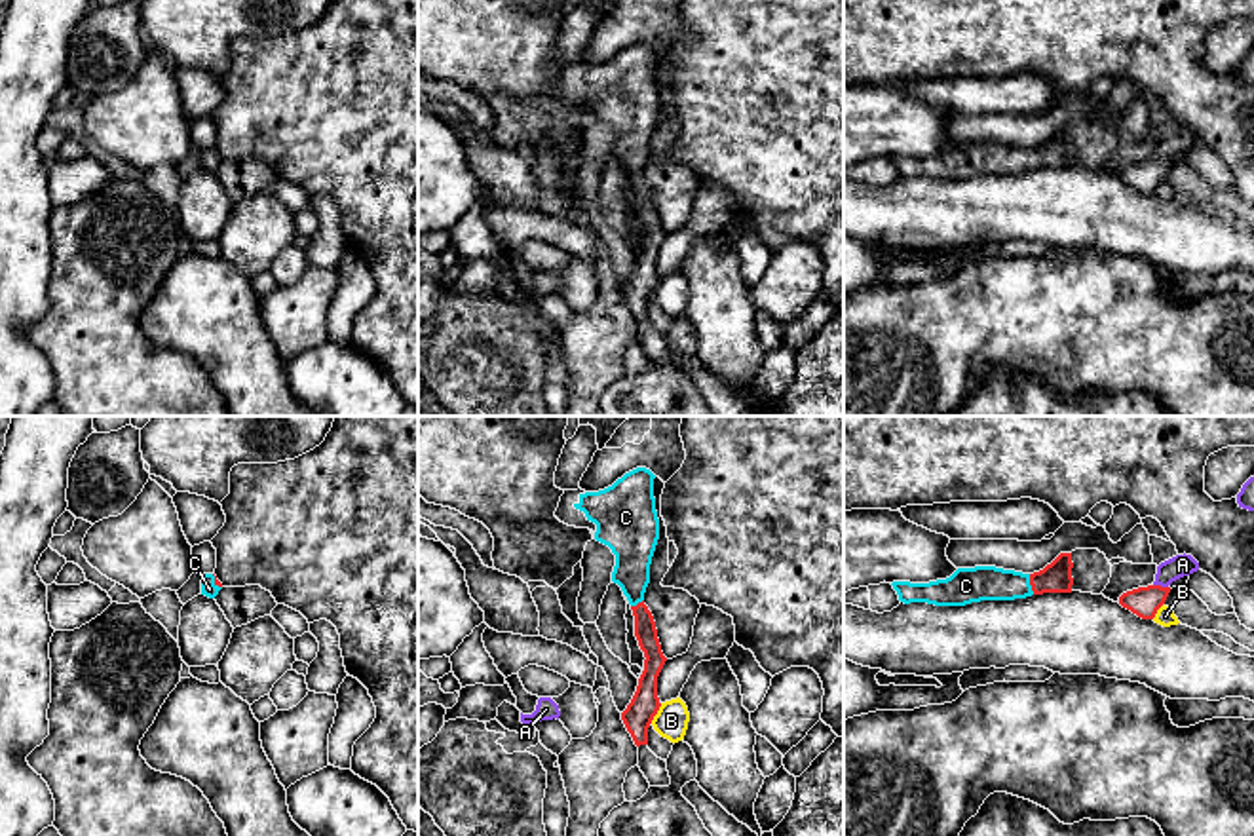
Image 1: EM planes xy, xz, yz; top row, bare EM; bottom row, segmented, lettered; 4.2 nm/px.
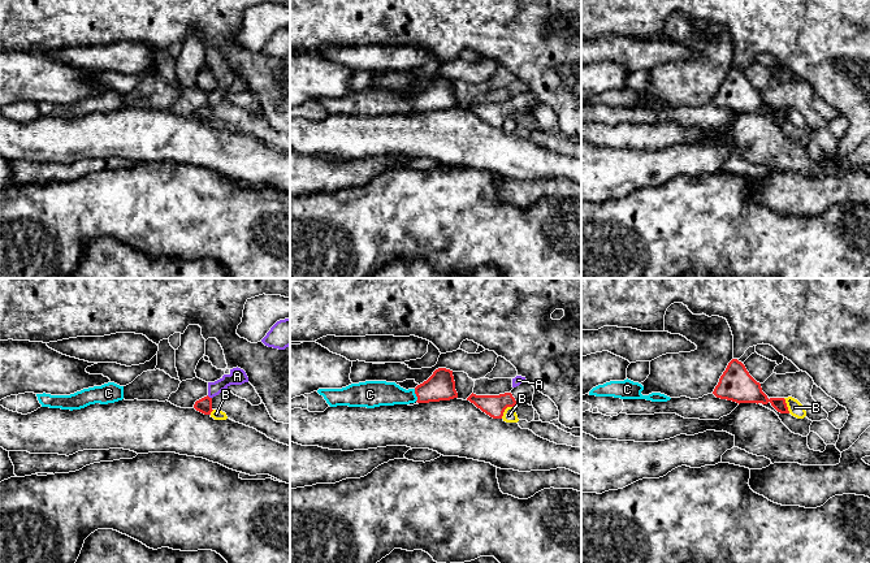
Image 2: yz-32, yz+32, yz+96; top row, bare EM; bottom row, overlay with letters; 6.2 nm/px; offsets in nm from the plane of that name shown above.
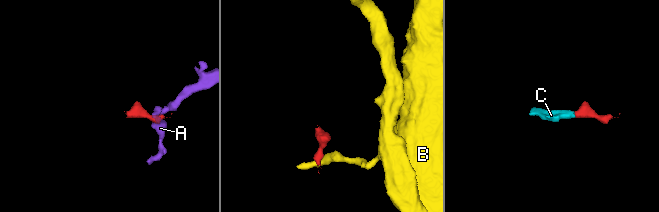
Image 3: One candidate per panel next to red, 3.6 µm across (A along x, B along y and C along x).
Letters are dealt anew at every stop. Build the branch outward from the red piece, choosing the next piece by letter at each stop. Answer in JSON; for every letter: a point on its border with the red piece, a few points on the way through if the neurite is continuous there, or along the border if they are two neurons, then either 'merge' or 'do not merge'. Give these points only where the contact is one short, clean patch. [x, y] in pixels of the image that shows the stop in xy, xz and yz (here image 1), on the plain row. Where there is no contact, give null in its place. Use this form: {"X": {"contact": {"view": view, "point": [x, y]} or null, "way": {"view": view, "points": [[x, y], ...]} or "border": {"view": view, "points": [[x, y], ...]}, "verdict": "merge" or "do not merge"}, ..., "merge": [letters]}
{"A": {"contact": {"view": "yz", "point": [1159, 160]}, "border": {"view": "yz", "points": [[1154, 158], [1167, 162]]}, "verdict": "do not merge"}, "B": {"contact": {"view": "xz", "point": [656, 287]}, "border": {"view": "xz", "points": [[662, 278], [650, 297]]}, "verdict": "do not merge"}, "C": {"contact": {"view": "yz", "point": [1030, 158]}, "way": {"view": "yz", "points": [[1057, 151], [1030, 158], [977, 158]]}, "verdict": "merge"}, "merge": ["C"]}

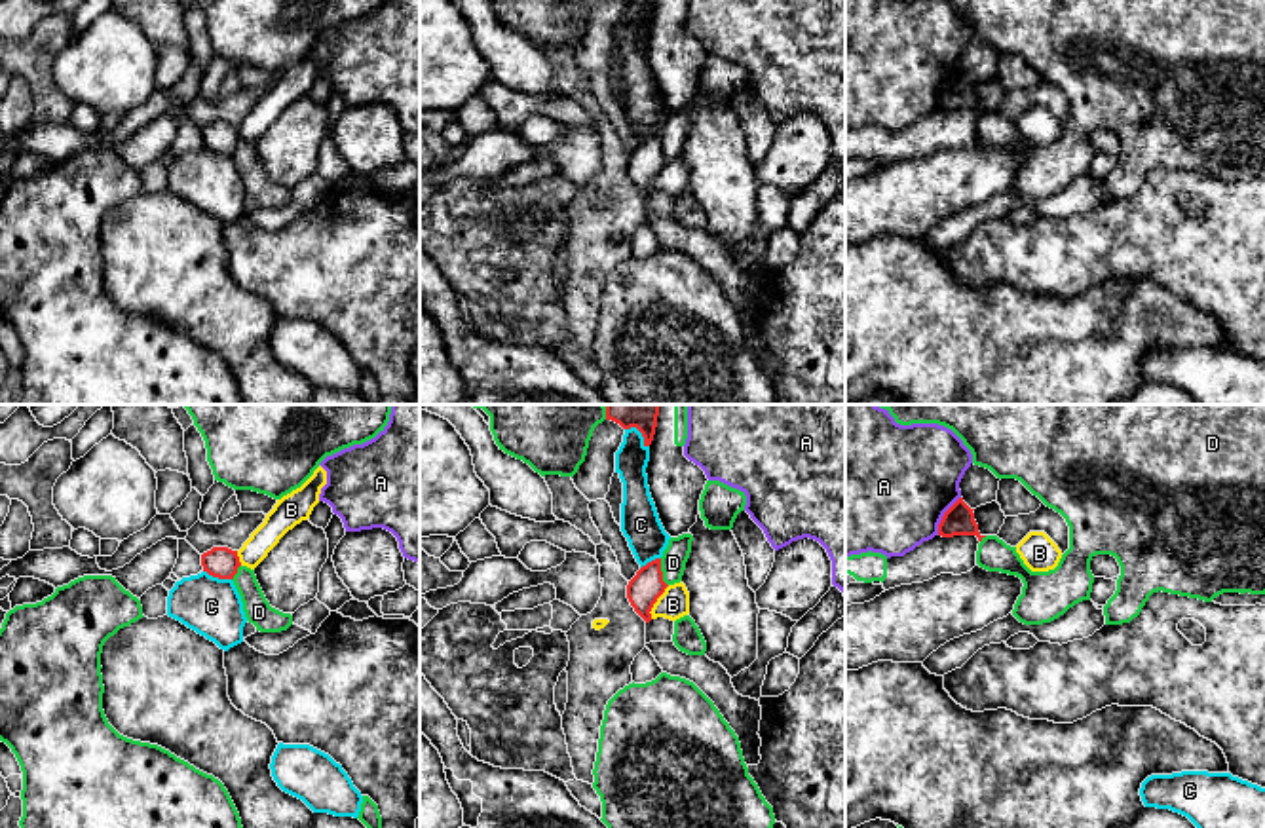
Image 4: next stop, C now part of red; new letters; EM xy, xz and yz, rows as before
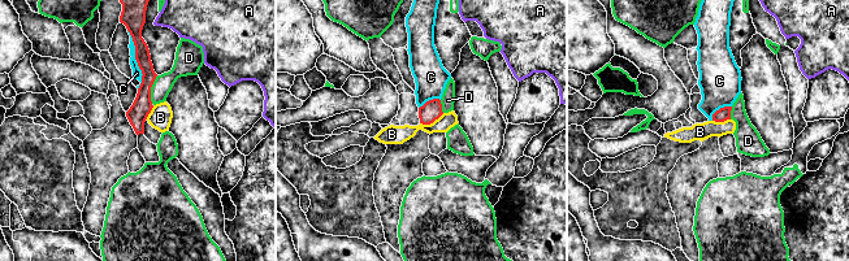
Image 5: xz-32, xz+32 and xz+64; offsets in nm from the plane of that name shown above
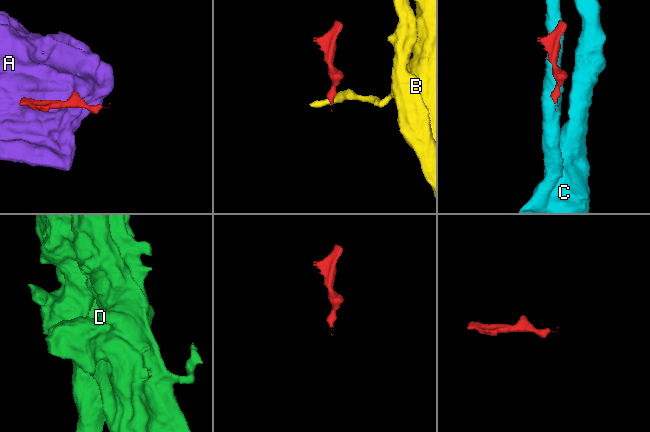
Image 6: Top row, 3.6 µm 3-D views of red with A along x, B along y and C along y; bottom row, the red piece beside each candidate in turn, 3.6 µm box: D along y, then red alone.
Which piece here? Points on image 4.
{"A": {"contact": {"view": "yz", "point": [944, 90]}, "verdict": "do not merge"}, "B": {"contact": {"view": "xz", "point": [656, 175]}, "border": {"view": "xz", "points": [[669, 160], [654, 179], [650, 192]]}, "verdict": "do not merge"}, "C": {"contact": {"view": "xy", "point": [217, 150]}, "verdict": "do not merge"}, "D": {"contact": {"view": "xz", "point": [661, 147]}, "verdict": "do not merge"}, "merge": []}

